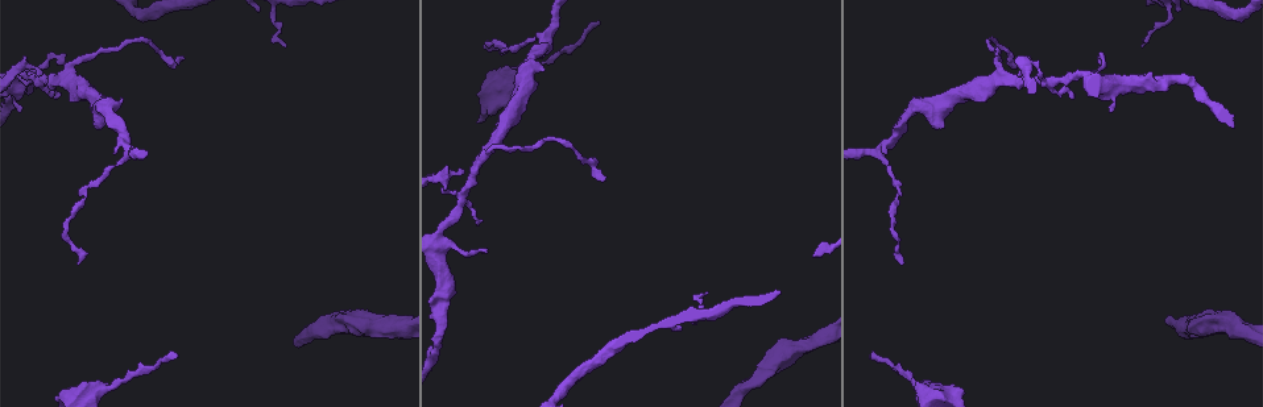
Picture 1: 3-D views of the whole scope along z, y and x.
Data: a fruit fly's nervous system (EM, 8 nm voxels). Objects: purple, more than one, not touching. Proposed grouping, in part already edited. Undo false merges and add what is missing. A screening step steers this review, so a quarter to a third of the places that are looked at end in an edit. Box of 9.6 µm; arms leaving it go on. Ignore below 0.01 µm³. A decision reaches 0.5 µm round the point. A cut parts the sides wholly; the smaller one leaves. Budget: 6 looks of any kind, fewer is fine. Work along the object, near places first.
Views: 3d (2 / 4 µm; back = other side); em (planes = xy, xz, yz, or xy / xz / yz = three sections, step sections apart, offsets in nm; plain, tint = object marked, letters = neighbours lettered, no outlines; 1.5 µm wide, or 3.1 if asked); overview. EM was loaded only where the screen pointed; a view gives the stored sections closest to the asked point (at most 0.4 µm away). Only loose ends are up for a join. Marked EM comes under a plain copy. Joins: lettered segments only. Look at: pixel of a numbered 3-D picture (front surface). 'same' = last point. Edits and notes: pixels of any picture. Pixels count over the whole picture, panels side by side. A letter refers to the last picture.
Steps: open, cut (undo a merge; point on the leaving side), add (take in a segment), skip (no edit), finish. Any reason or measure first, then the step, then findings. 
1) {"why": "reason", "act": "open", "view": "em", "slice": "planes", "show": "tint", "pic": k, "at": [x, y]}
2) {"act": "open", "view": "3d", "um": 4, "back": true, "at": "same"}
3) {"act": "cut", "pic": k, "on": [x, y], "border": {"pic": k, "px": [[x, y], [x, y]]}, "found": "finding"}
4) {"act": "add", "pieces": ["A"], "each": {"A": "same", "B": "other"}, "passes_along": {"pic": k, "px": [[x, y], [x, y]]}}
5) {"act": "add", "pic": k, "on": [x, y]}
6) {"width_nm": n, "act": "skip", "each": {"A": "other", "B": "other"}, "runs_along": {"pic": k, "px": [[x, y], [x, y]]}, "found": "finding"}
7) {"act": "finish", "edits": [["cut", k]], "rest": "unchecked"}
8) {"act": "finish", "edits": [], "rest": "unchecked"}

{"why": "a narrow waist", "act": "open", "view": "em", "slice": "planes", "show": "letters", "pic": 1, "at": [39, 84]}

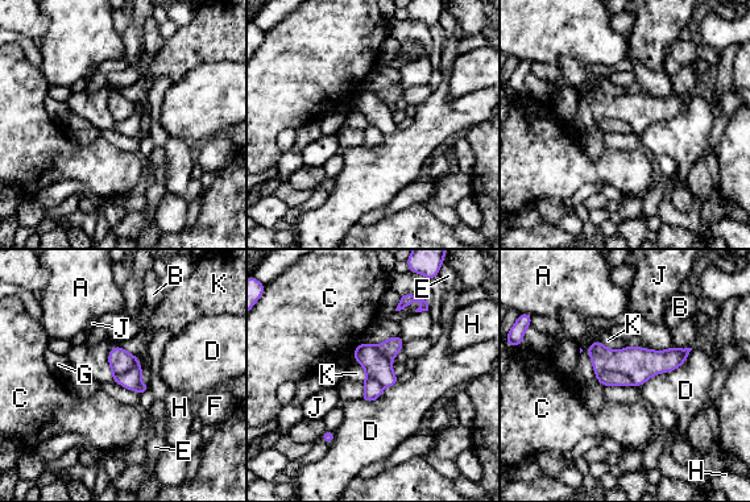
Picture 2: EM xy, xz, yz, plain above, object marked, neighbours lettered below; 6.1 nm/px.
{"width_nm": 180, "act": "cut", "pic": 2, "on": [606, 378], "each": {"A": "other", "B": "other", "C": "other", "D": "other", "E": "other", "F": "other", "G": "other", "H": "other", "J": "other", "K": "other"}, "border": {"pic": 2, "px": [[597, 374], [624, 372], [633, 384]]}, "found": "two cells meet here"}

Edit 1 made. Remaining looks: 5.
{"why": "redraw", "act": "open", "view": "overview"}

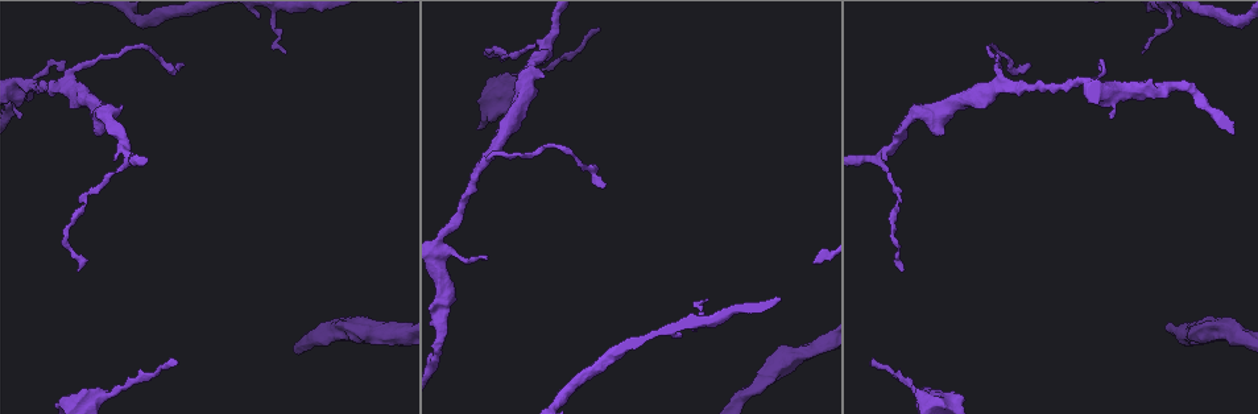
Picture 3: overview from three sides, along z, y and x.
{"why": "three-way junction", "act": "open", "view": "em", "slice": "planes", "show": "letters", "pic": 3, "at": [879, 154]}

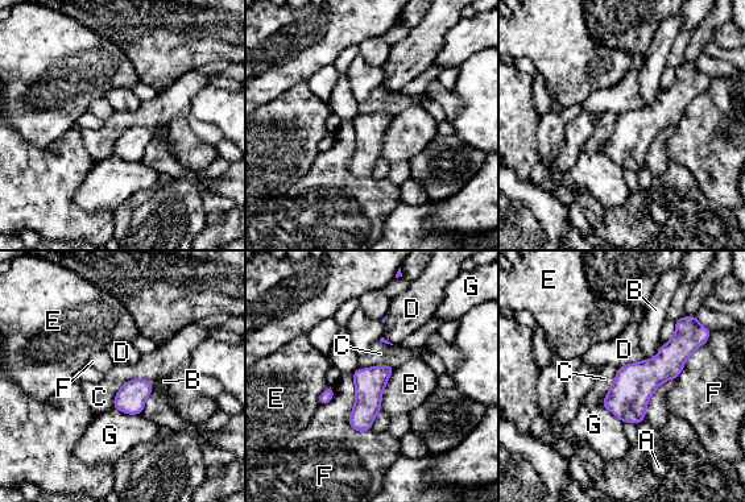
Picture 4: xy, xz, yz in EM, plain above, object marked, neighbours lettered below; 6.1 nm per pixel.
{"act": "skip", "each": {"A": "other", "B": "other", "C": "other", "D": "other", "E": "other", "F": "other", "G": "other"}, "runs_along": {"pic": 4, "px": [[692, 336], [621, 399], [605, 403]]}, "found": "all the same cell"}

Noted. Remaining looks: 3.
{"why": "an open end", "act": "open", "view": "em", "slice": "planes", "show": "letters", "pic": 3, "at": [175, 360]}

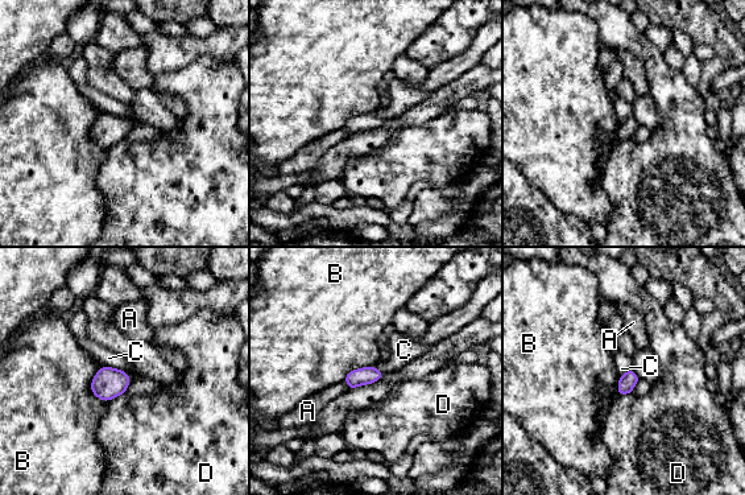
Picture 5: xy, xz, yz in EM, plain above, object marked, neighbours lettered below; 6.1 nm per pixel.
{"act": "add", "pieces": ["C"], "each": {"A": "other", "B": "other", "C": "same", "D": "other"}, "passes_along": {"pic": 5, "px": [[108, 383], [115, 368], [108, 358]]}, "found": "it goes on there"}

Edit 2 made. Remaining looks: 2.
{"act": "finish", "edits": [["cut", 2], ["add", 5]], "rest": "unchecked"}

